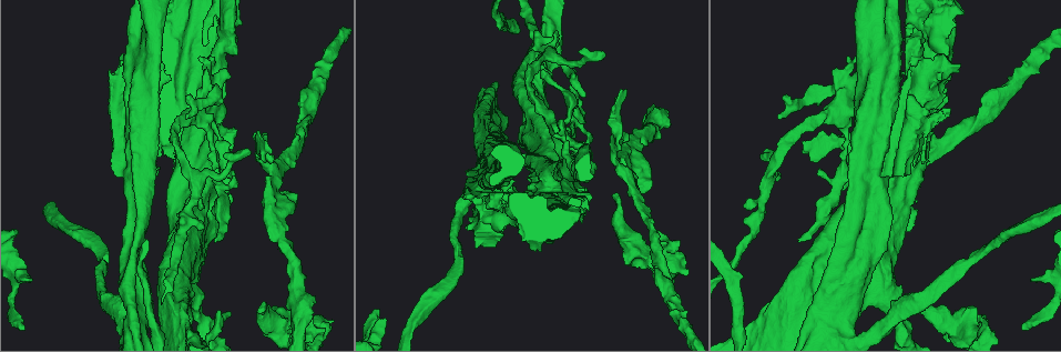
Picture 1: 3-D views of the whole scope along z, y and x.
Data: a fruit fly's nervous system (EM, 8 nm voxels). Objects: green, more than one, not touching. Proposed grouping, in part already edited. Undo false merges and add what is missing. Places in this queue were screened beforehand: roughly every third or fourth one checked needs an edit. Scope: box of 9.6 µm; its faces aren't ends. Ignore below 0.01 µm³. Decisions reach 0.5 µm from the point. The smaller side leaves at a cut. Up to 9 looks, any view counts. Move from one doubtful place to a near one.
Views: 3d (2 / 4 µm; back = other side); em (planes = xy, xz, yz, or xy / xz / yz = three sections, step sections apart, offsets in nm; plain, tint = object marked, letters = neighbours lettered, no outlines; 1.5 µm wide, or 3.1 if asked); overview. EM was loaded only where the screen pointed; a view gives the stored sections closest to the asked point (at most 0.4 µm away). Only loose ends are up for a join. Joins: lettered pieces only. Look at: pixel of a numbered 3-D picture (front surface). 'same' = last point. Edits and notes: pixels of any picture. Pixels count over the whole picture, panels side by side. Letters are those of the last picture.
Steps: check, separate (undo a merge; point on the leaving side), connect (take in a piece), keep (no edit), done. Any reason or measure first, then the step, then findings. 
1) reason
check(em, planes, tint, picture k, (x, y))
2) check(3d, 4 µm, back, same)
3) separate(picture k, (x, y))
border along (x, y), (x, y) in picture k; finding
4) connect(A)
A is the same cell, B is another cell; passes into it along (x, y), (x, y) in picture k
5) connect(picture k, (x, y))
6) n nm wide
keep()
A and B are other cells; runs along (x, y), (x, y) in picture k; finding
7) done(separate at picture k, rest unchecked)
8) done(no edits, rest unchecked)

check(3d, 4 µm, picture 1, (583, 206))

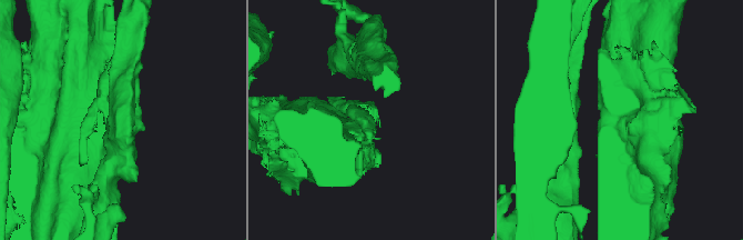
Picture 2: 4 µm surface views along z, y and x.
need the tissue
check(em, xy, step 4, letters, same)

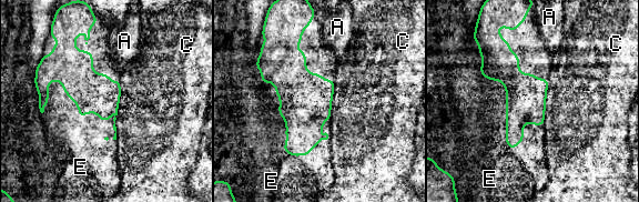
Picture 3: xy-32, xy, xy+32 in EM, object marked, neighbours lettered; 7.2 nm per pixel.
another direction
check(em, planes, letters, same)

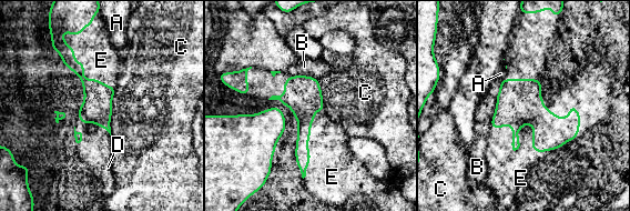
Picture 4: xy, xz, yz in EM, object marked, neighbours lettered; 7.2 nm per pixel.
220 nm wide
keep()
A, B, C, D and E are other cells; runs along (65, 49), (98, 96), (107, 126) in picture 4; continuous, no second neuron

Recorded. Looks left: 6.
touches itself
check(3d, 2 µm, back, picture 1, (844, 72))

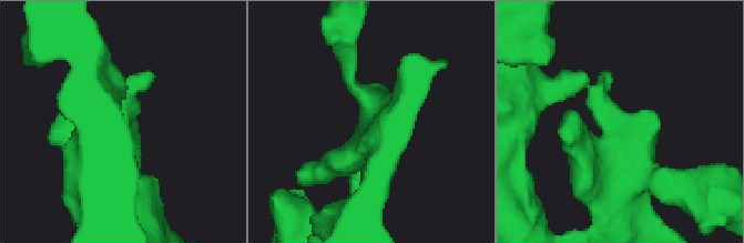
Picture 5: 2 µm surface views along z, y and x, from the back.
check(em, xz, step 8, letters, picture 5, (613, 117))

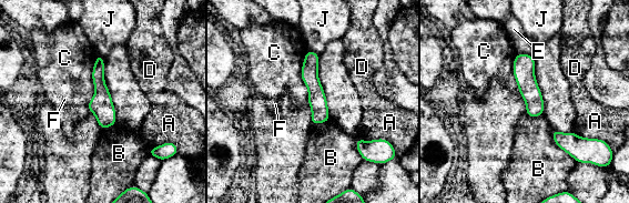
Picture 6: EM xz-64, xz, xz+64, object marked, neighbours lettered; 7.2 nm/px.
check(em, planes, letters, same)

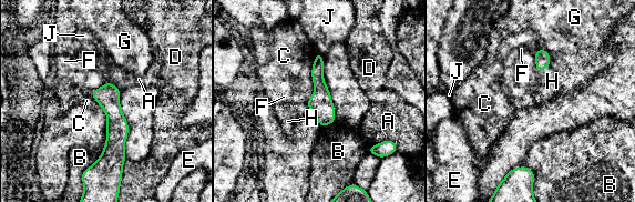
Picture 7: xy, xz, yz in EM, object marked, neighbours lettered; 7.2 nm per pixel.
C touches over 400 nm
keep()
A, B, C, D, E, F, G, H and J are other cells; all the same neuron

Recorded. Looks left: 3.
stops while still wide
check(3d, 2 µm, picture 1, (747, 328))

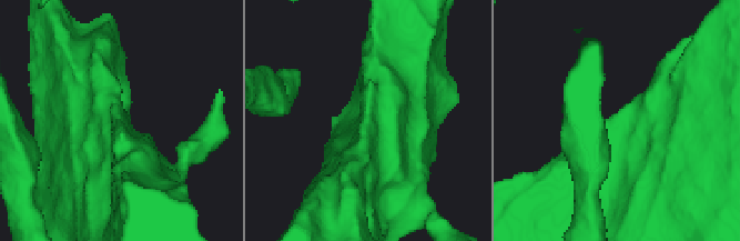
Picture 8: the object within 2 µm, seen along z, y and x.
need the tissue
check(em, planes, letters, picture 8, (363, 110))

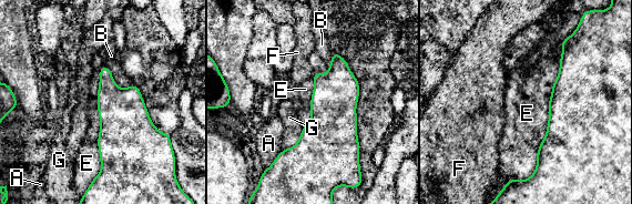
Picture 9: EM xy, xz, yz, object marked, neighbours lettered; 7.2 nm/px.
keep()
A, B, E, F and G are other cells; none of them fits

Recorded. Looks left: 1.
done(no edits, rest unchecked)

